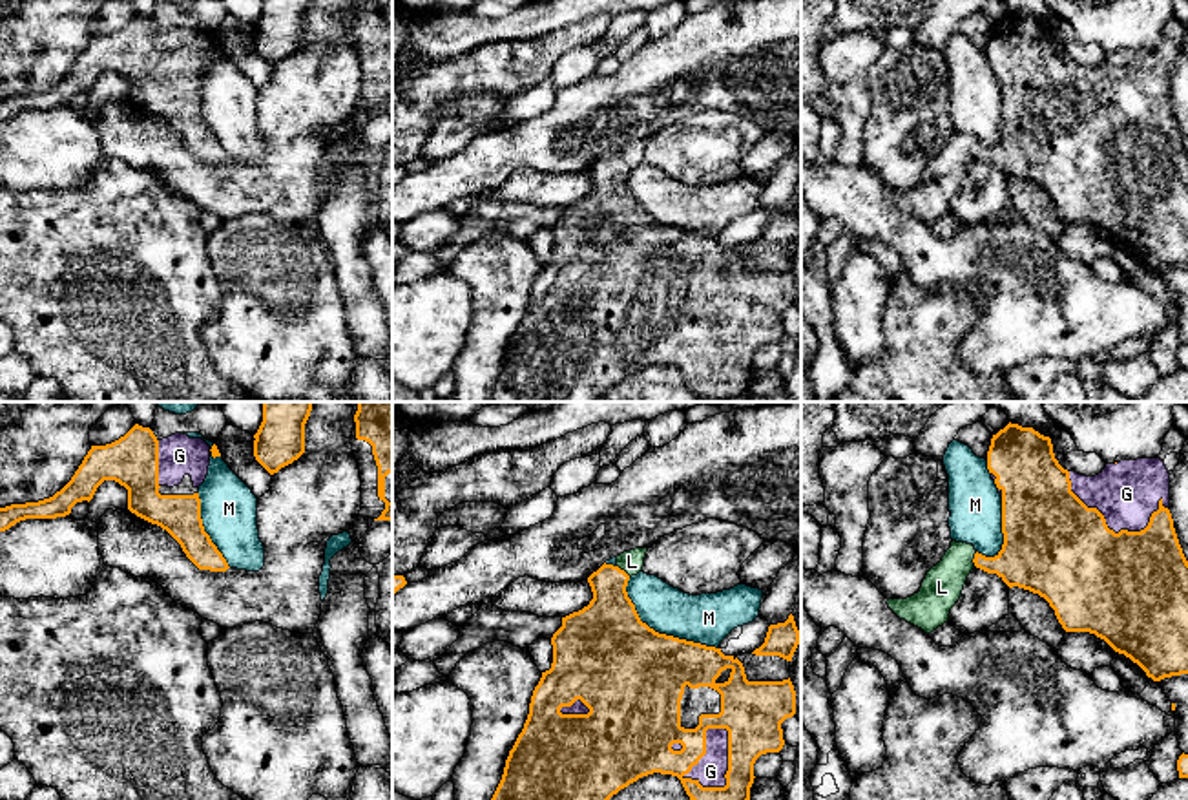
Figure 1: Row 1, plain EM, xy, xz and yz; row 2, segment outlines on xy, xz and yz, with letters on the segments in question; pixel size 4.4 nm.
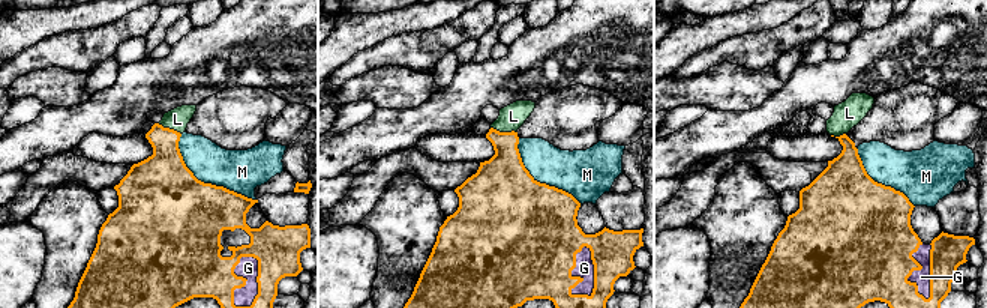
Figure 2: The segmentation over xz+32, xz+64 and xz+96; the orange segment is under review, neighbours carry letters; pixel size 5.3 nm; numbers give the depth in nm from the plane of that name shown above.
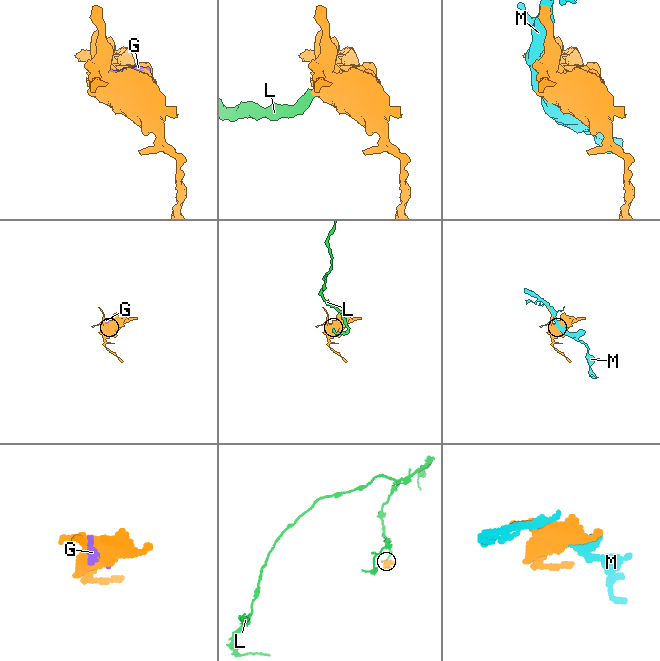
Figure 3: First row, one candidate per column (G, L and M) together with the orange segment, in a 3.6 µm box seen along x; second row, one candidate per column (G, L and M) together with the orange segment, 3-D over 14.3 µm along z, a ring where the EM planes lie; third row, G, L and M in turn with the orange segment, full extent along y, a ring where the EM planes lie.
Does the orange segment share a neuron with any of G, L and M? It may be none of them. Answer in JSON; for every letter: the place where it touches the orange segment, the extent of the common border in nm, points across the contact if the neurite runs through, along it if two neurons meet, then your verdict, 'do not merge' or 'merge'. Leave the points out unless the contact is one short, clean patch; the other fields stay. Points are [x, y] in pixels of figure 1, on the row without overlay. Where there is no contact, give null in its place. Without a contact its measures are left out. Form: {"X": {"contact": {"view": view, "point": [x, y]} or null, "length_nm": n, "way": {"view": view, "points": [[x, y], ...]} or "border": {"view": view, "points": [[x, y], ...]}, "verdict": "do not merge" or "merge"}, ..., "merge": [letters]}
{"G": {"contact": {"view": "xz", "point": [705, 336]}, "length_nm": 300, "verdict": "merge"}, "L": {"contact": {"view": "yz", "point": [973, 150]}, "length_nm": 70, "way": {"view": "yz", "points": [[1030, 148], [1021, 154], [973, 150], [942, 178]]}, "verdict": "merge"}, "M": {"contact": {"view": "xz", "point": [657, 223]}, "length_nm": 500, "verdict": "do not merge"}, "merge": ["G", "L"]}

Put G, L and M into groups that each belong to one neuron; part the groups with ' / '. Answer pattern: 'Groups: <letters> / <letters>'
Groups: G L / M

